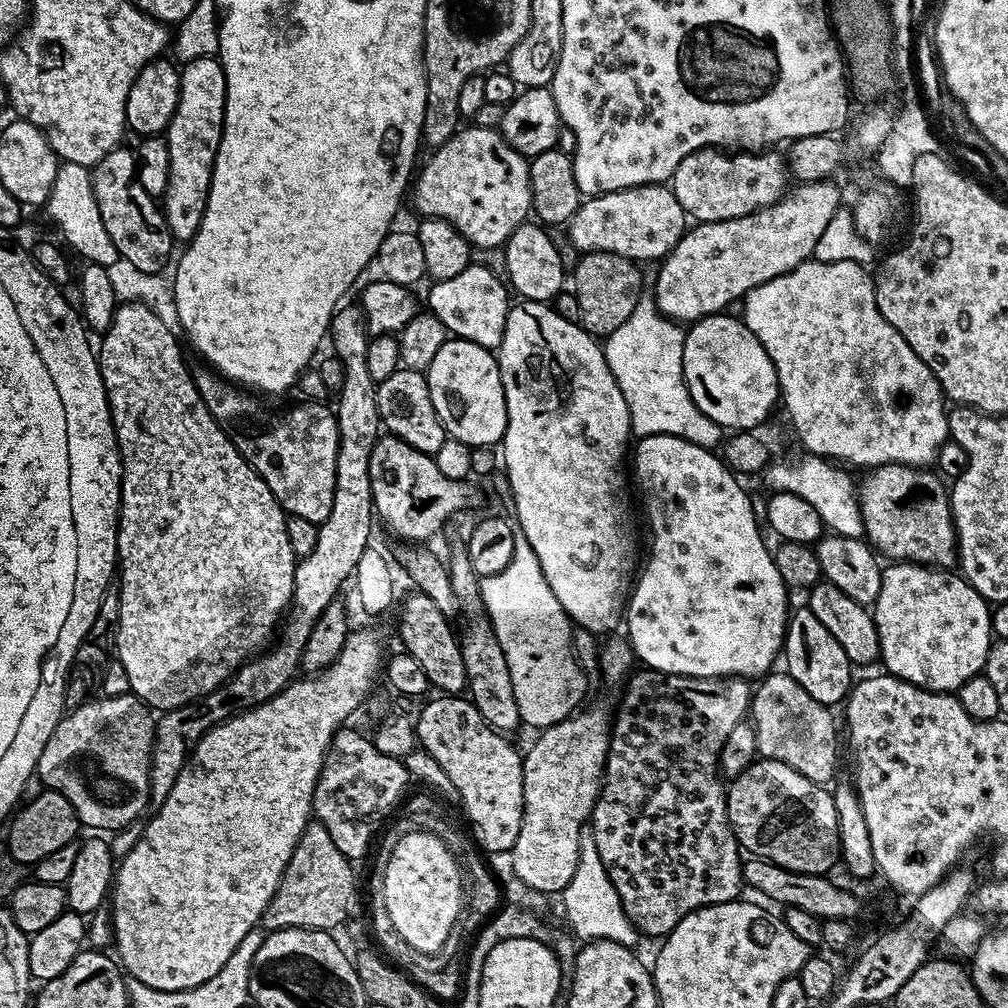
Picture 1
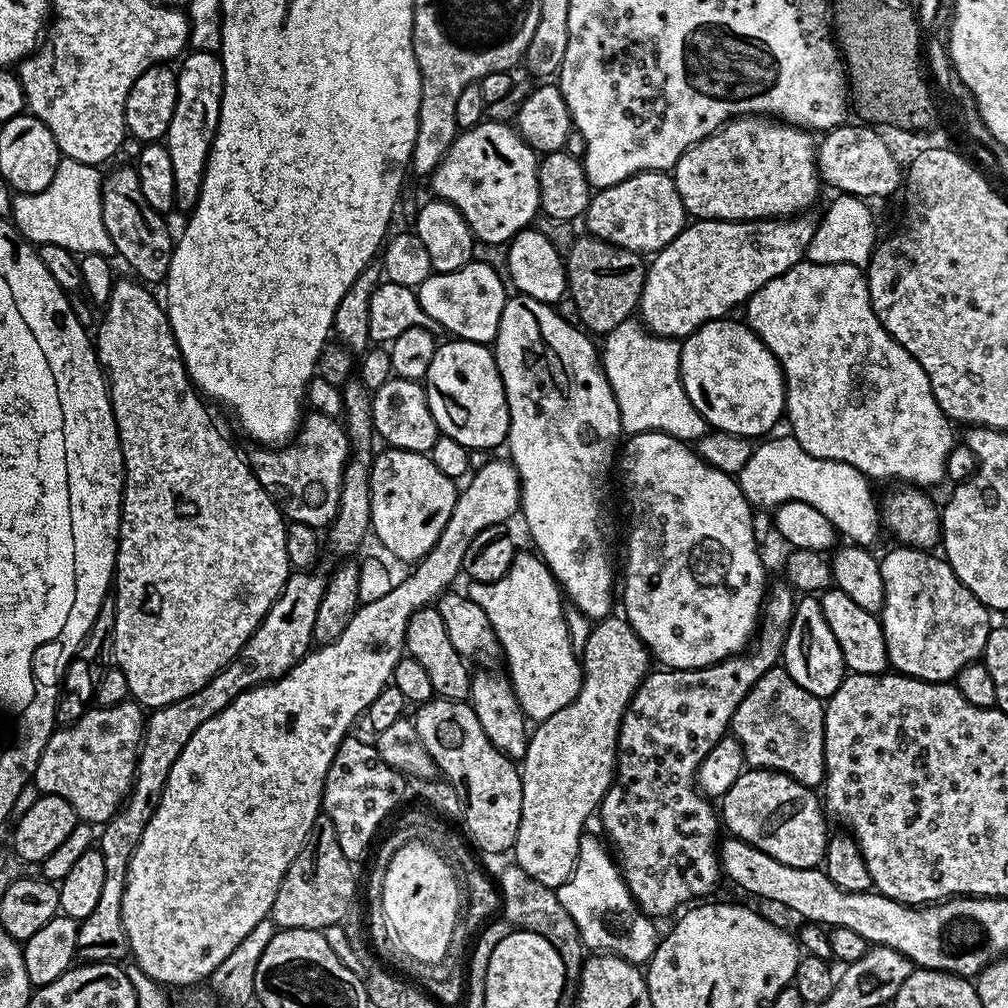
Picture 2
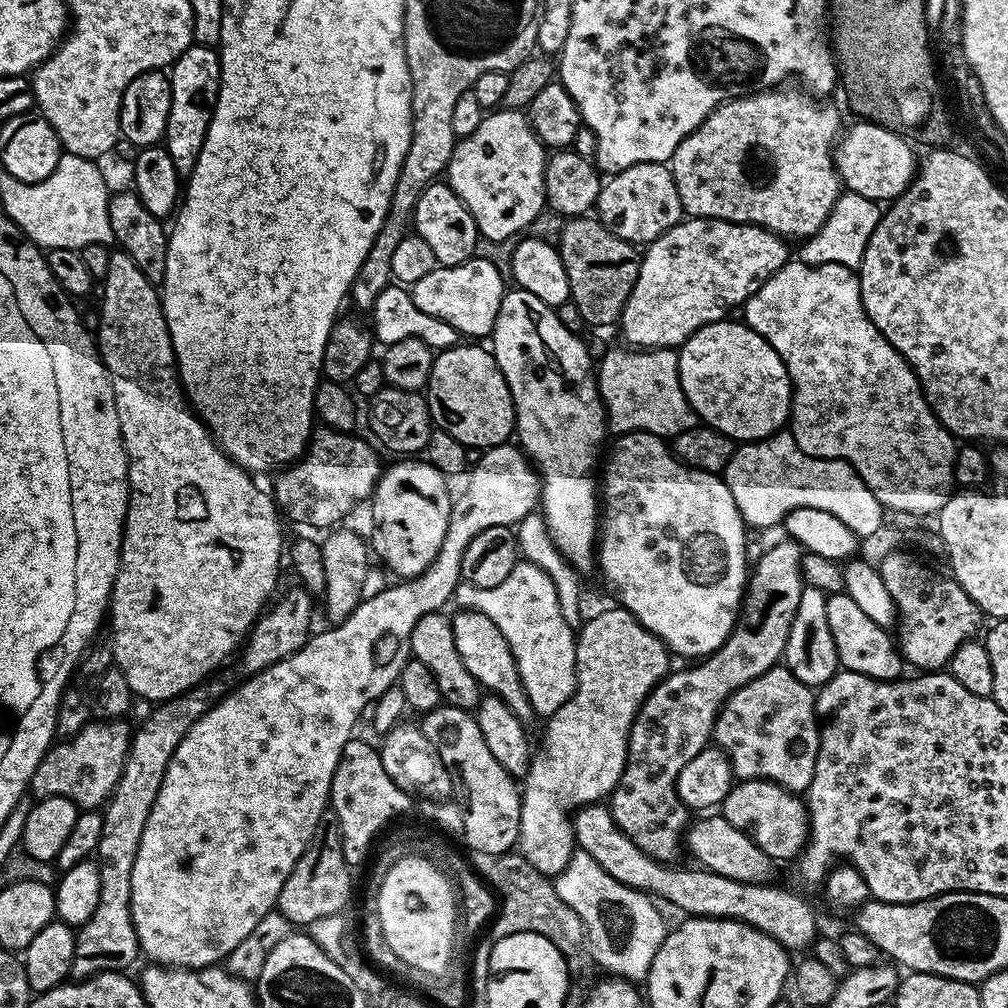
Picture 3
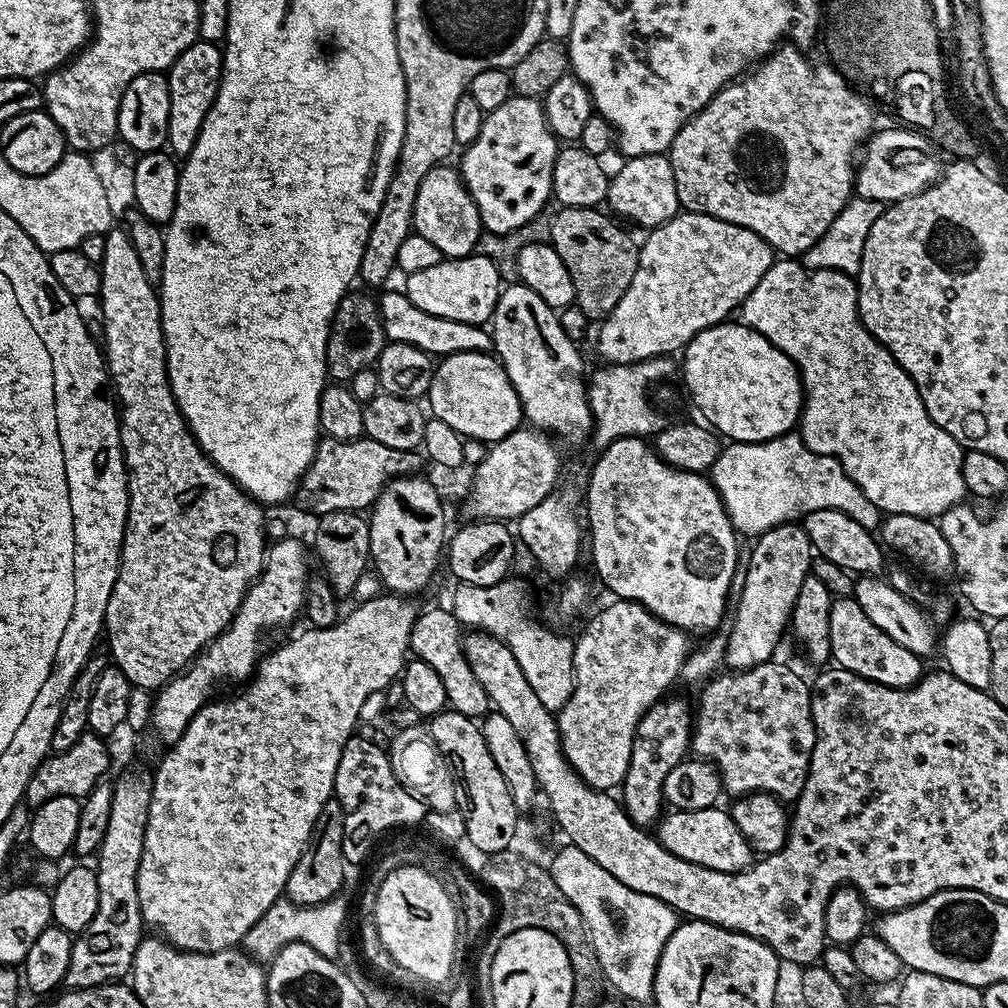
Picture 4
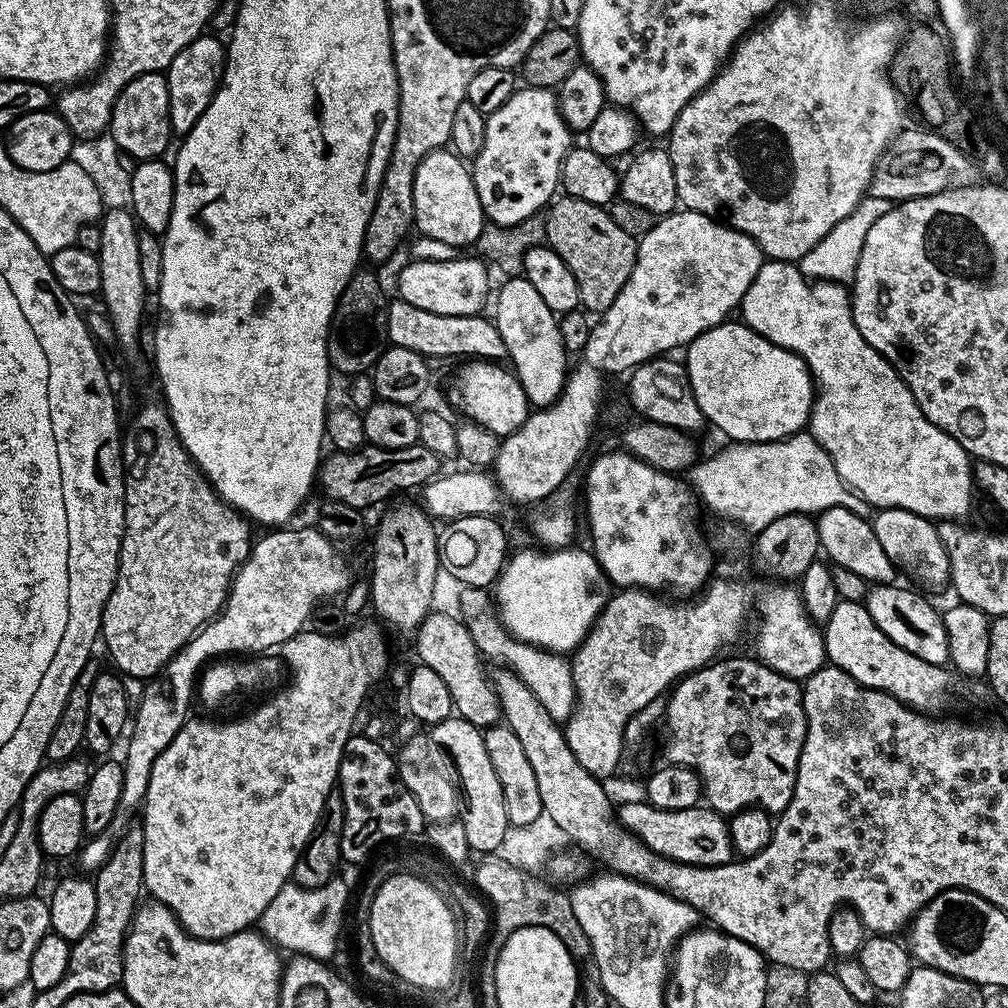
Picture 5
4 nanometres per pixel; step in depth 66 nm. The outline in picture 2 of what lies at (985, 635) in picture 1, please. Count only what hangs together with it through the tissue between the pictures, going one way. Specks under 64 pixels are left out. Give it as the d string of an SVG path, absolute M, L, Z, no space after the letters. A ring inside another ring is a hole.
M895 547L880 560L884 607L880 609L878 619L884 631L888 663L901 676L913 676L916 680L925 680L931 684L955 681L956 675L967 664L977 663L984 655L990 627L989 609L978 598L974 598L974 594L970 594L970 590L960 581L958 574L954 574L943 555L922 548Z

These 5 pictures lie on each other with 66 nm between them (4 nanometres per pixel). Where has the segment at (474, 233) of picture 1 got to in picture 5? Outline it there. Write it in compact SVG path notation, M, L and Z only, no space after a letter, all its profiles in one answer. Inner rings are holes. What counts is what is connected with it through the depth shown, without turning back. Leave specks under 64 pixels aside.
M517 87L498 110L487 113L486 142L482 142L482 150L470 164L472 181L478 190L485 217L495 224L514 225L539 213L557 195L562 162L568 149L573 147L572 139L574 133L562 118L560 101L551 88Z

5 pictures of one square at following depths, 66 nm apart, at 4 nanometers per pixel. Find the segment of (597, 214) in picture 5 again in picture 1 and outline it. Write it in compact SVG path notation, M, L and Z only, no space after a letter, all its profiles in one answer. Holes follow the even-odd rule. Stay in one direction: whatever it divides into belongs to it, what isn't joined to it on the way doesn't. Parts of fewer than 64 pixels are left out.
M587 252L579 257L572 273L572 291L578 298L578 306L581 307L582 318L579 324L584 331L598 340L604 340L630 318L634 306L643 295L639 268L641 267L635 261L616 254Z

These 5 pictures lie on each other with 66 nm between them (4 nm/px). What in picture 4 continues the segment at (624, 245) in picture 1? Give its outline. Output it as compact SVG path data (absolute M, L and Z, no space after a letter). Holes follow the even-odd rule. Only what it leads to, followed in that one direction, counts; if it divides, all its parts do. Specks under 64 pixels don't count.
M655 152L645 156L633 156L623 162L625 164L617 172L611 173L607 207L612 207L621 221L629 220L630 223L644 228L643 230L657 228L667 220L674 219L681 211L681 206L678 186L674 186L674 170L667 155Z

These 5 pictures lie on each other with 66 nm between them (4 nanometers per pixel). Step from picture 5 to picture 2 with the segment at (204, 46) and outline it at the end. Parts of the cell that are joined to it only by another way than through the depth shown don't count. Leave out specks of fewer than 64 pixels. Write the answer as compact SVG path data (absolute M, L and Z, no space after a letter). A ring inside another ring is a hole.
M189 51L183 60L184 69L179 69L176 77L178 98L174 106L174 118L170 118L166 147L170 154L170 163L174 165L175 207L191 210L198 202L200 183L208 161L208 149L220 121L220 99L224 93L224 67L215 52Z

